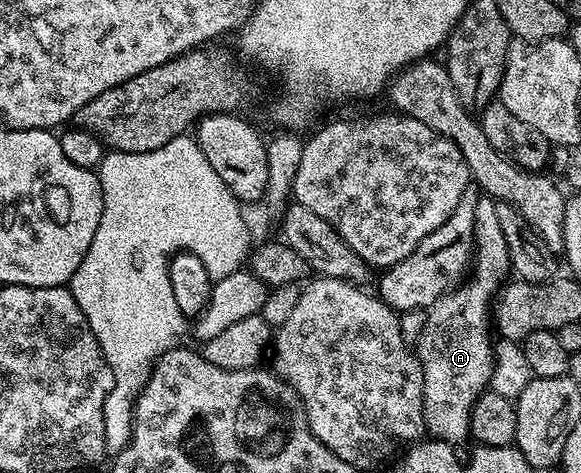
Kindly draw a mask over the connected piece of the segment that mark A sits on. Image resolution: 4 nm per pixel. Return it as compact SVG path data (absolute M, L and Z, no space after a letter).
M478 197L473 222L475 257L471 262L471 277L454 285L428 307L425 323L417 334L417 346L415 342L415 353L423 372L425 428L439 442L458 444L470 437L469 413L491 380L491 303L511 274L507 240L503 240L503 228L499 228L497 203L495 198Z

